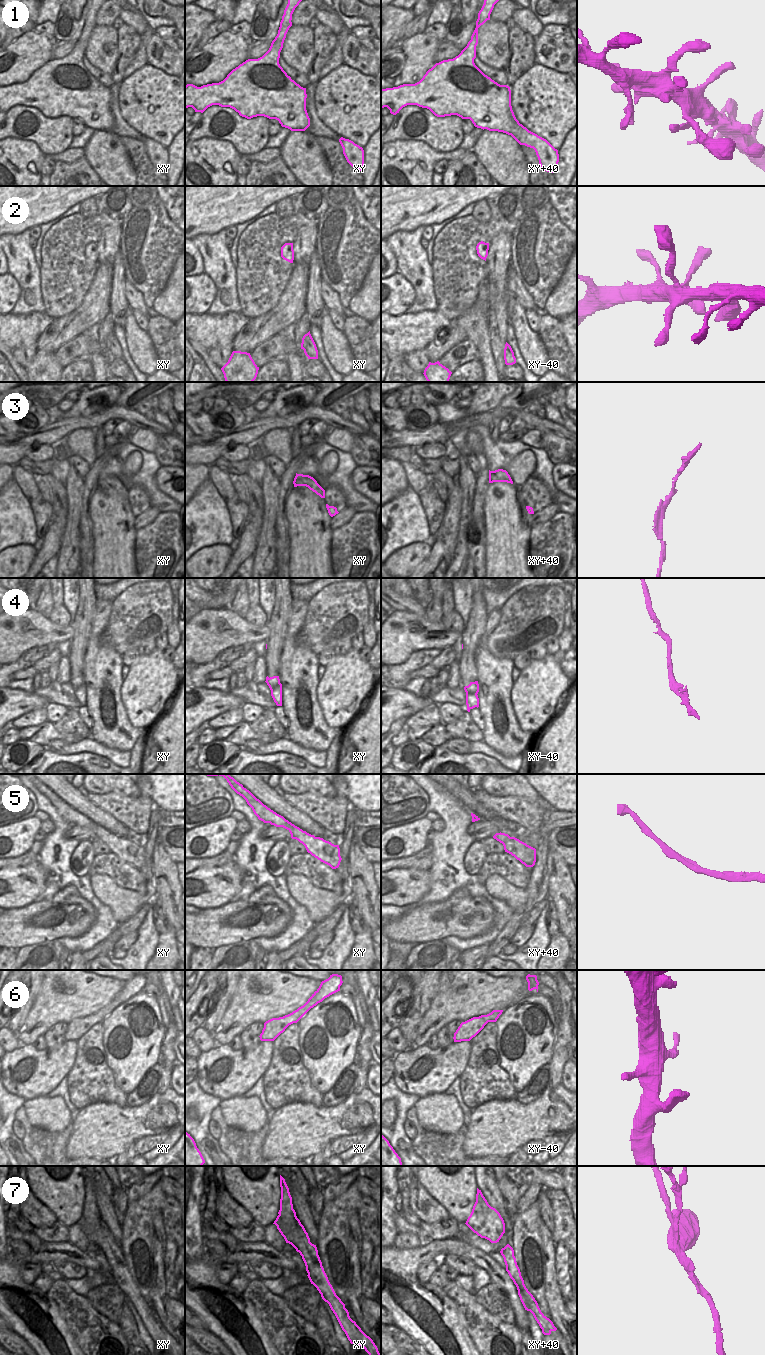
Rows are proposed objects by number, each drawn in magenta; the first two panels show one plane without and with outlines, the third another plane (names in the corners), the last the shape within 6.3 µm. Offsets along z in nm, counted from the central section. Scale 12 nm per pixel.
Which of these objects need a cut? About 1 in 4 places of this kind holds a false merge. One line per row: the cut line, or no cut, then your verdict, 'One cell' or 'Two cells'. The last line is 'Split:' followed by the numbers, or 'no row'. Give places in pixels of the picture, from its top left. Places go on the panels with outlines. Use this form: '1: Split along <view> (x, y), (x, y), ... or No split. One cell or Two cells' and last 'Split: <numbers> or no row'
1: No split. One cell
2: No split. One cell
3: No split. One cell
4: No split. One cell
5: Split along xy (302, 831), (304, 834), (309, 834). Two cells
6: No split. One cell
7: Split along xy (285, 1238), (289, 1237), (294, 1241), (299, 1251). Two cells
Split: 5, 7

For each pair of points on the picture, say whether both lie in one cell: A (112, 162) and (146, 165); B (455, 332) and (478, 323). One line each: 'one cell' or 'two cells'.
A: two cells
B: two cells

